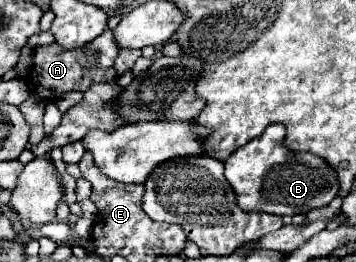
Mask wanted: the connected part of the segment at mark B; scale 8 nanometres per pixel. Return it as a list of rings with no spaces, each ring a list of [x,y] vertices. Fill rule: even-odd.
[[[272,124],[262,136],[238,148],[224,162],[226,180],[236,192],[238,206],[244,210],[260,210],[278,216],[294,216],[312,208],[326,206],[338,194],[338,174],[320,156],[310,152],[292,152],[284,144],[284,124]],[[280,148],[290,154],[290,164],[280,164]]]

